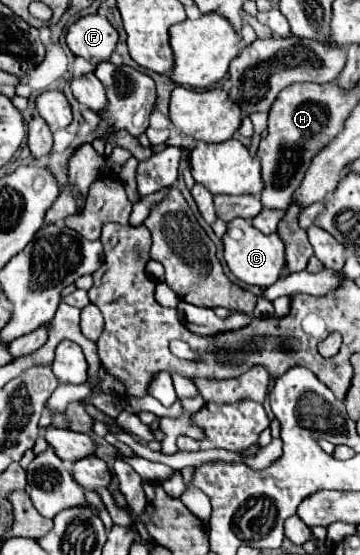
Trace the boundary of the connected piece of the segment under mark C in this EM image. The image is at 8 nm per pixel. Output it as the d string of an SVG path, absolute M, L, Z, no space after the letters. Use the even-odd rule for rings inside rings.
M232 220L228 224L228 232L222 238L224 242L224 258L228 268L236 278L240 278L246 284L256 284L260 288L272 286L284 272L286 268L286 252L284 252L284 242L280 236L274 234L262 234L258 228L252 226L248 220Z

